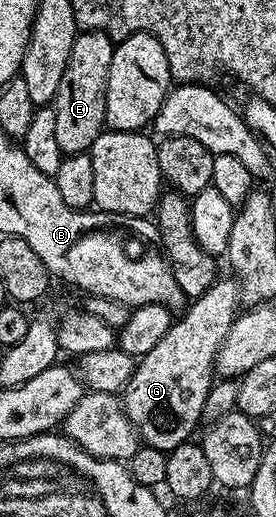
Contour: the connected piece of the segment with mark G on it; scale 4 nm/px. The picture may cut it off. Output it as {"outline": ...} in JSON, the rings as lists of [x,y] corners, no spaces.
{"outline":[[[230,276],[219,277],[218,281],[212,284],[212,288],[204,292],[204,296],[193,299],[181,311],[182,319],[179,322],[178,319],[171,321],[170,330],[164,336],[164,340],[160,340],[160,344],[156,344],[152,352],[137,359],[128,384],[120,391],[120,401],[128,420],[132,420],[132,424],[138,430],[139,439],[145,445],[169,452],[172,448],[191,441],[193,434],[190,433],[194,429],[195,431],[199,429],[198,421],[203,421],[204,404],[208,400],[208,392],[216,378],[214,361],[218,355],[218,349],[224,336],[228,336],[232,328],[239,306],[237,281]]]}

